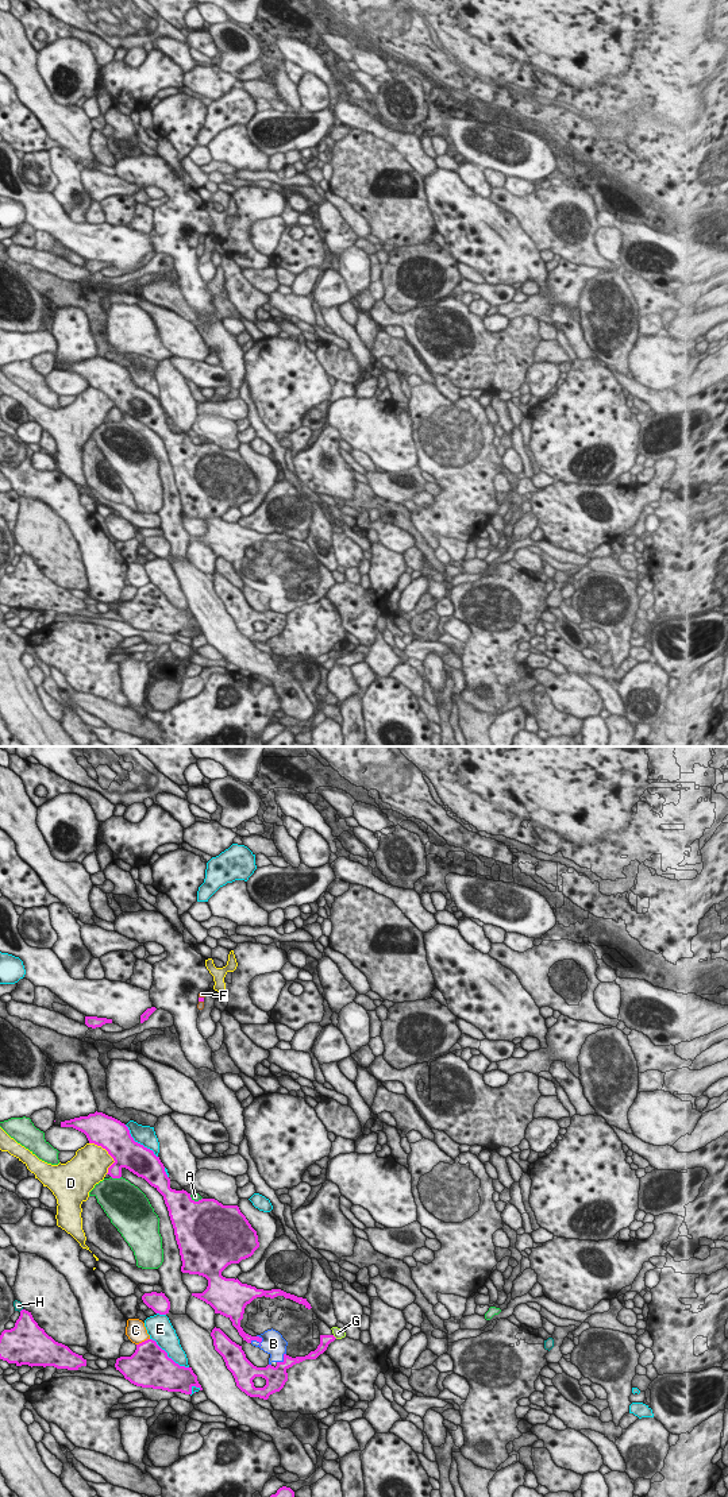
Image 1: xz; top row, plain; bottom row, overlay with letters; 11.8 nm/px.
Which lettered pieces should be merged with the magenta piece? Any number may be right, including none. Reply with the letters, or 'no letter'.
B, F

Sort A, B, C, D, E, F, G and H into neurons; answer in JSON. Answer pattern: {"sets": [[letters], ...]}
{"sets": [["A"], ["B", "F"], ["C"], ["D"], ["E"], ["G"], ["H"]]}

